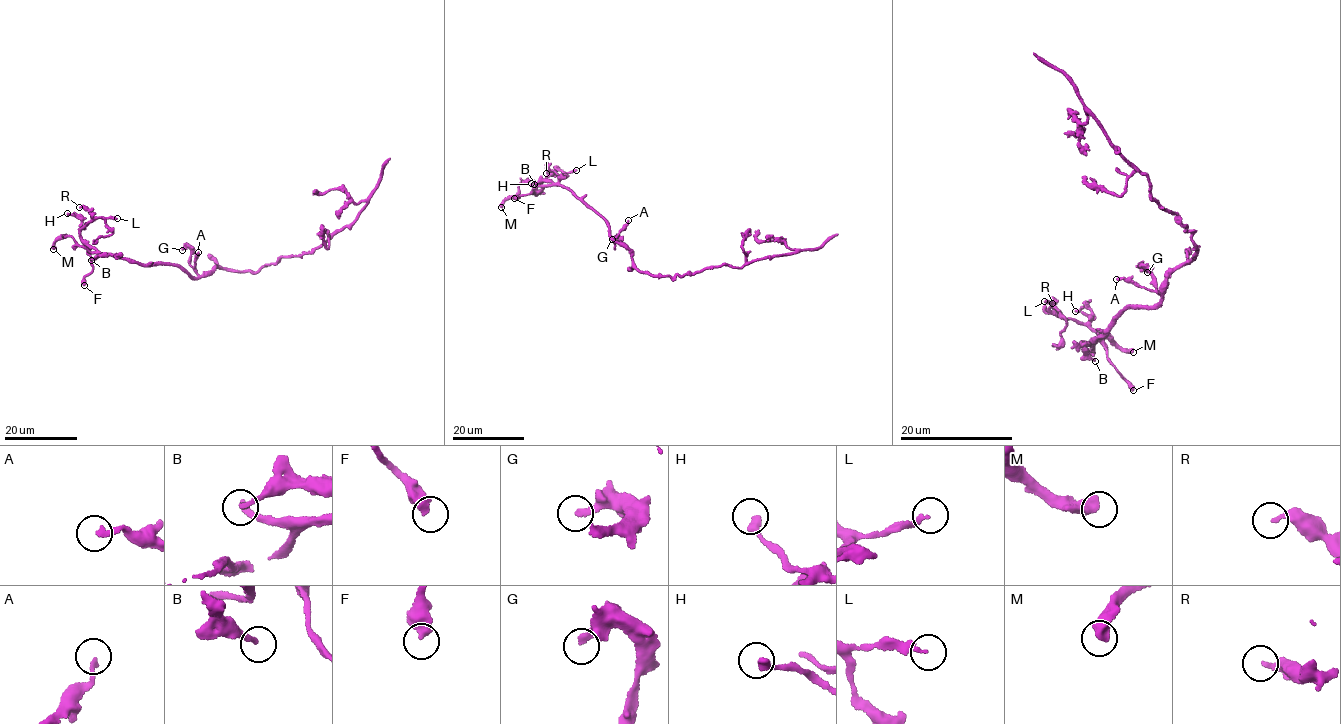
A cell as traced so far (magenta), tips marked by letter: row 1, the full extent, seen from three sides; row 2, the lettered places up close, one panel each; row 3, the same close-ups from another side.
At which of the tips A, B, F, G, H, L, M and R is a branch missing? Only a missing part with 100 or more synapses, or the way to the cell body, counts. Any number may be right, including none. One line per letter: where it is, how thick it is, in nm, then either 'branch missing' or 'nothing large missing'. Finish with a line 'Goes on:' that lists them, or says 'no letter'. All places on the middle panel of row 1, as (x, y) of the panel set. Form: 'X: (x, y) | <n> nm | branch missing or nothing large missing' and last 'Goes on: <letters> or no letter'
A: (628, 220) | 190 nm | nothing large missing
B: (534, 184) | 200 nm | nothing large missing
F: (514, 198) | 550 nm | nothing large missing
G: (612, 239) | 240 nm | nothing large missing
H: (531, 183) | 320 nm | nothing large missing
L: (576, 170) | 190 nm | nothing large missing
M: (501, 207) | 500 nm | nothing large missing
R: (546, 173) | 280 nm | nothing large missing
Goes on: no letter

